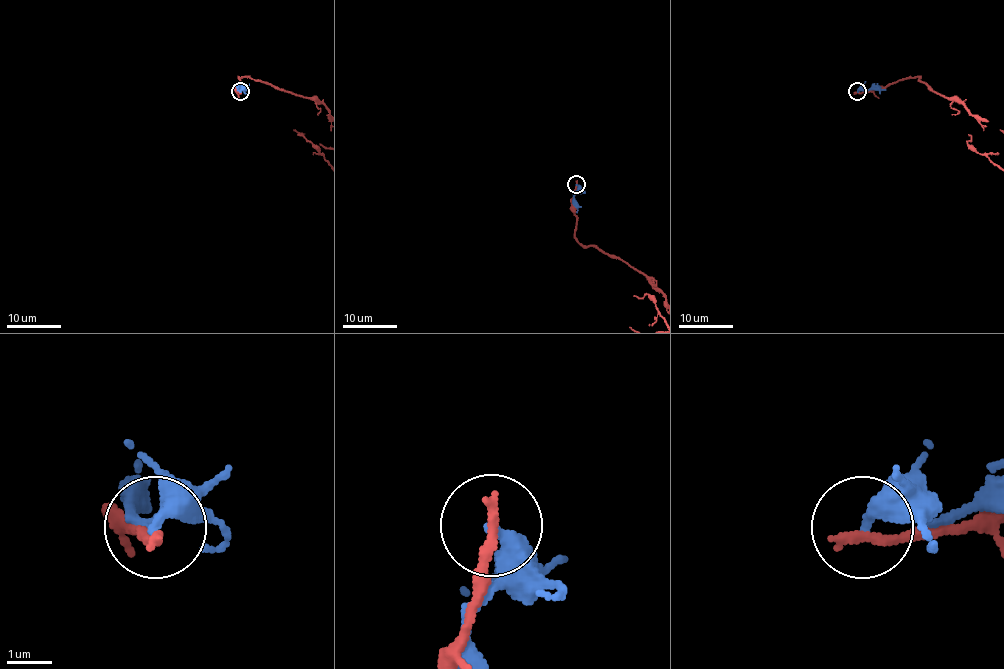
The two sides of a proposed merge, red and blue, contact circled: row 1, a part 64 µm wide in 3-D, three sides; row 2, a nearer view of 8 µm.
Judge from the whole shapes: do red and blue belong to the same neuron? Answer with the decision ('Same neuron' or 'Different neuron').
Different neuron

